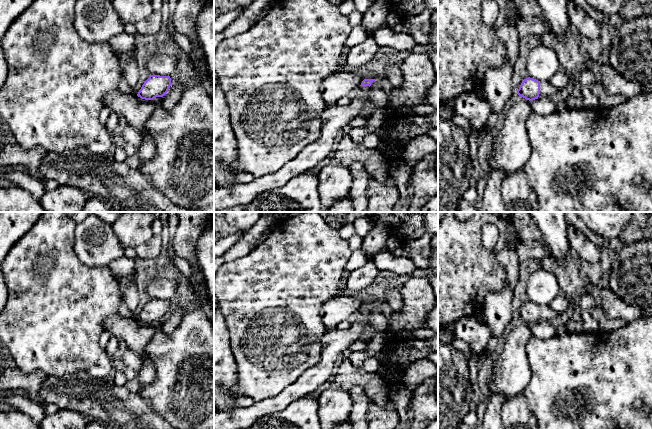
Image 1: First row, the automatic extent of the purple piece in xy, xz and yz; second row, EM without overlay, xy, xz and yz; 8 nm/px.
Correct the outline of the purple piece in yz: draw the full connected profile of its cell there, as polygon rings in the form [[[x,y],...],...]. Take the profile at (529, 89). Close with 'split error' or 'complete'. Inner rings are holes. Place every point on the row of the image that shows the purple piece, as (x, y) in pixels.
[[[526,78],[521,83],[517,94],[526,100],[551,98],[561,89],[554,87],[549,81],[538,81],[533,78]]] | split error

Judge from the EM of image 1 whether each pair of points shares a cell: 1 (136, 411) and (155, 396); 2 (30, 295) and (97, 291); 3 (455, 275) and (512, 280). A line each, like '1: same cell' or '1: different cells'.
1: different cells
2: same cell
3: different cells

